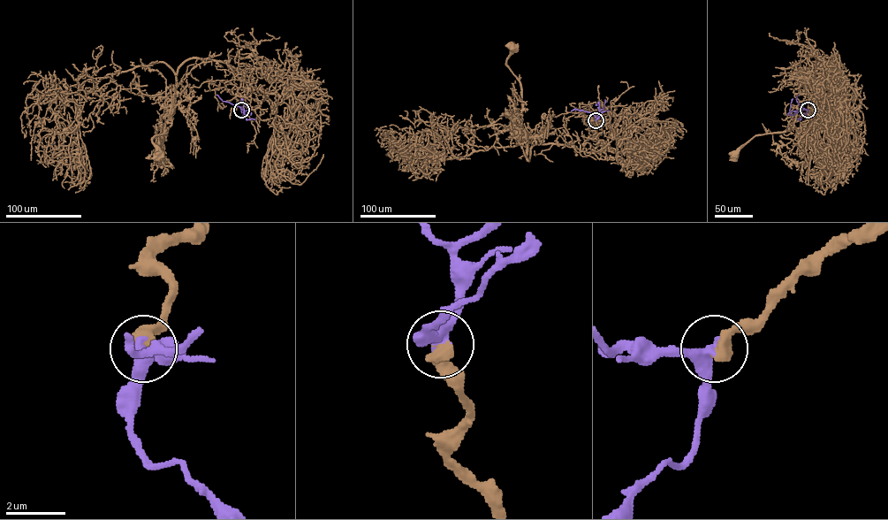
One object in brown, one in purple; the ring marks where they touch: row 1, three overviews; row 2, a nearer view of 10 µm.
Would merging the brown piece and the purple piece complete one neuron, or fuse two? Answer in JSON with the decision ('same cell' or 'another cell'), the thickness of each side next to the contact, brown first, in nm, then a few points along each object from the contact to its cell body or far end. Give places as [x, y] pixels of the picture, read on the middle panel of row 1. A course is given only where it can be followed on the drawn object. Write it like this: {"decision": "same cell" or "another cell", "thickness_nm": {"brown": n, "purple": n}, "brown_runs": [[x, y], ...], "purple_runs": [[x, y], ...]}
{"decision": "same cell", "thickness_nm": {"brown": 550, "purple": 400}, "brown_runs": [[595, 120], [603, 131], [592, 150], [536, 143], [529, 161], [520, 82], [506, 63], [512, 46]], "purple_runs": [[595, 120], [598, 102], [595, 105]]}

